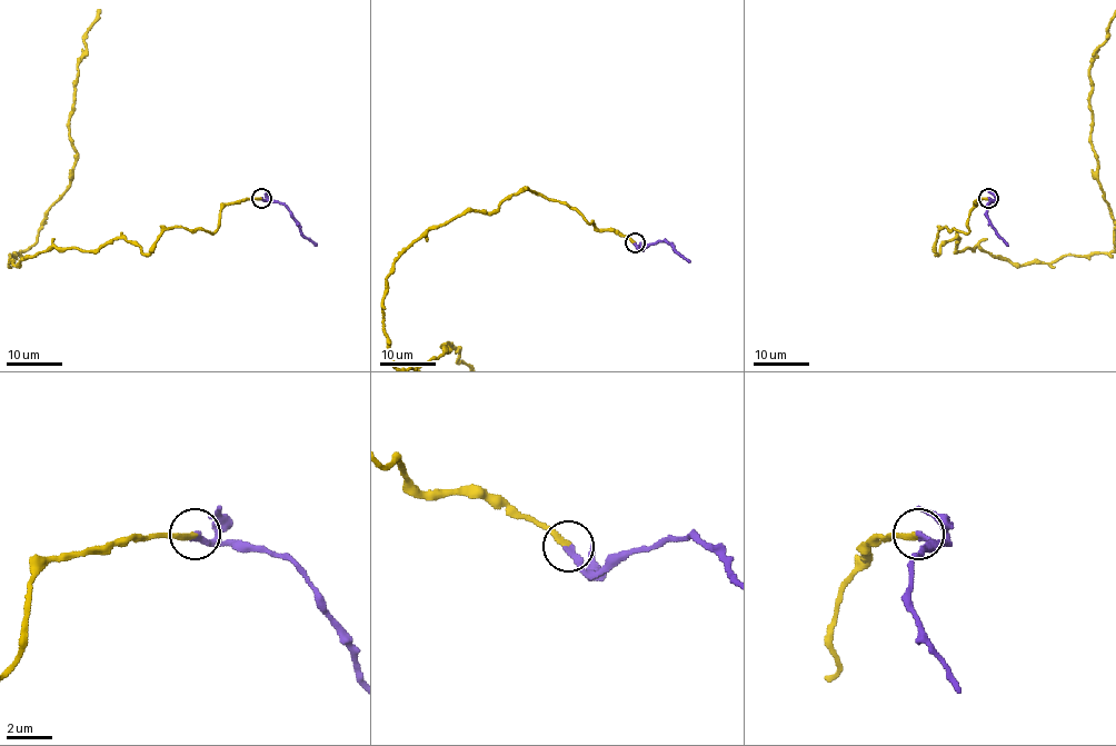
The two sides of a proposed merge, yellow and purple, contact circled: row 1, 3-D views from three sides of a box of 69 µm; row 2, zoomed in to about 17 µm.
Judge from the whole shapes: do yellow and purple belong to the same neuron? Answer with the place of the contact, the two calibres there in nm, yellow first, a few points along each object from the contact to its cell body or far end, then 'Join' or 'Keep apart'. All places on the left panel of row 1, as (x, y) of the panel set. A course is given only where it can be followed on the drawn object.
Place: (261, 198). Thickness 280 nm (yellow) against 280 nm. Course of purple: (261, 198), (282, 204), (300, 231), (317, 245). Join

